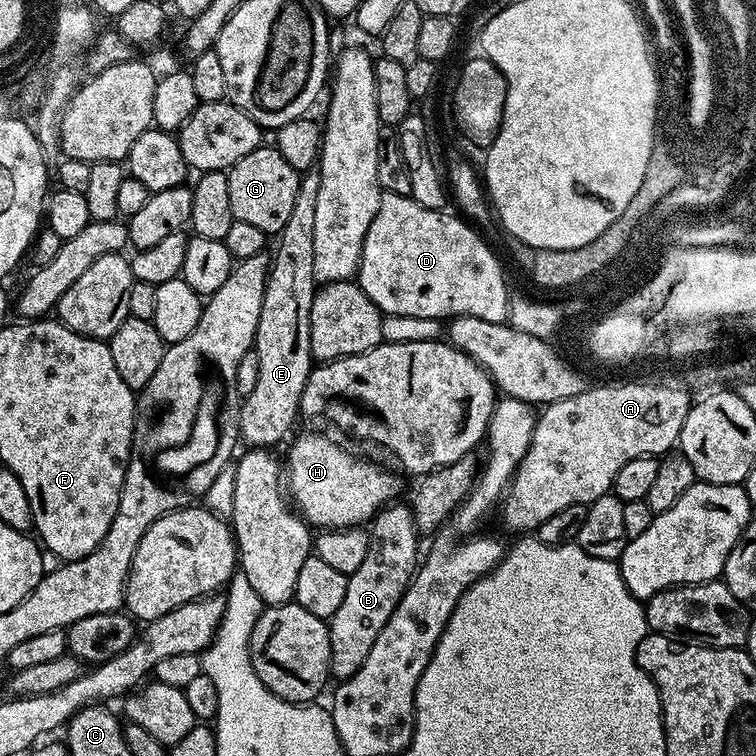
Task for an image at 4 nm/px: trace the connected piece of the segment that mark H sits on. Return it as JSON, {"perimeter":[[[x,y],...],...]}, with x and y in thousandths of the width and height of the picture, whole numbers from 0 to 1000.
{"perimeter":[[[407,571],[394,578],[381,598],[378,651],[390,676],[414,700],[474,698],[485,694],[504,672],[528,657],[524,655],[529,651],[530,631],[519,624],[487,608],[475,608],[455,593],[439,593],[434,577]]]}

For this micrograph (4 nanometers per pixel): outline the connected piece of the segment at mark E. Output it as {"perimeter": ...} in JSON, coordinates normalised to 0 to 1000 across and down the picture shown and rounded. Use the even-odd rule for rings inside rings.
{"perimeter":[[[409,225],[397,235],[394,258],[389,261],[389,278],[378,299],[368,308],[365,335],[358,335],[354,372],[349,376],[347,415],[341,415],[341,437],[336,464],[341,468],[341,507],[317,536],[317,582],[328,593],[358,594],[386,565],[397,550],[399,516],[410,500],[415,478],[410,458],[410,405],[418,393],[419,374],[415,362],[415,282],[421,269],[422,226]]]}

